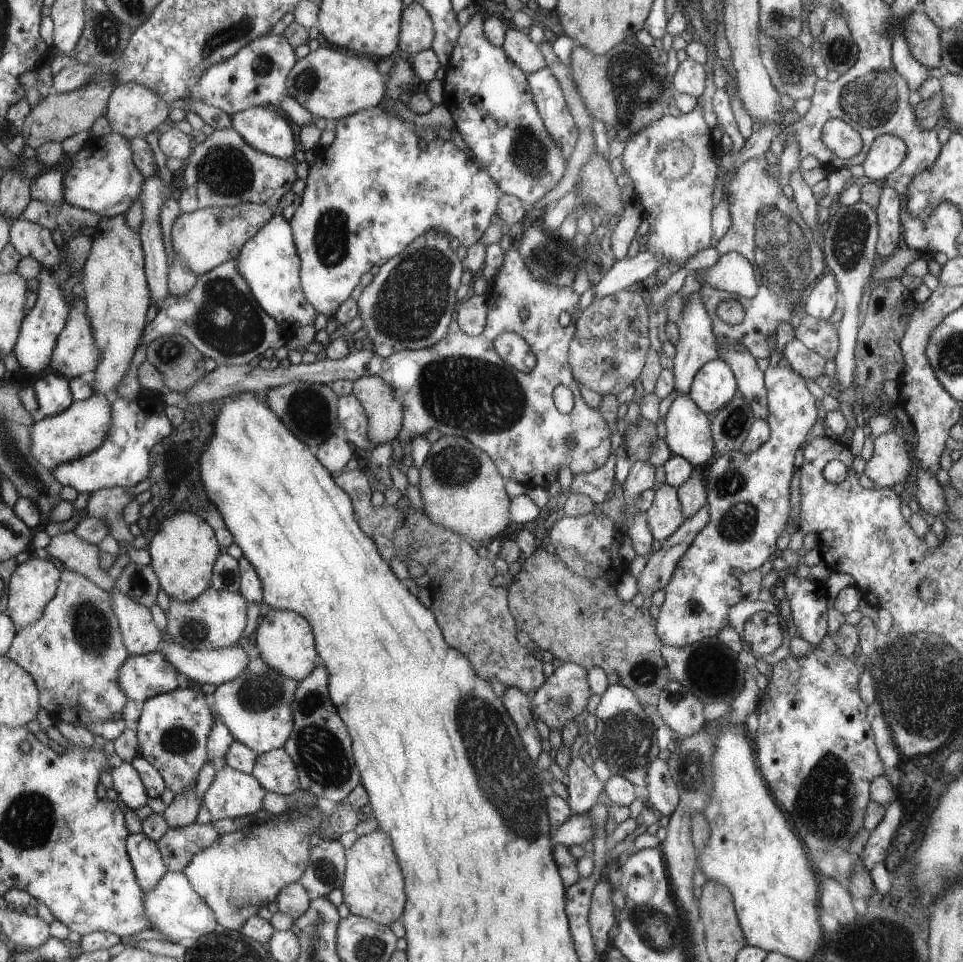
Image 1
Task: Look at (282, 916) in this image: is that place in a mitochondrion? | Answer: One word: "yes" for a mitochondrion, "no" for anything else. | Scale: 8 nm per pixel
no

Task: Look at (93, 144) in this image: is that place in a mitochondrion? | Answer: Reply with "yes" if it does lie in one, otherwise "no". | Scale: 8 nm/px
no

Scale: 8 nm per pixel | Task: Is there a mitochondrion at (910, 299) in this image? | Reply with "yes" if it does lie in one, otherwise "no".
no

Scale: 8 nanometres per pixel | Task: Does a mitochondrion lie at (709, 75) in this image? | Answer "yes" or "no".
no

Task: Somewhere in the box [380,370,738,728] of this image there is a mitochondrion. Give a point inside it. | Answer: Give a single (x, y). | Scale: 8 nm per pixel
(457, 465)

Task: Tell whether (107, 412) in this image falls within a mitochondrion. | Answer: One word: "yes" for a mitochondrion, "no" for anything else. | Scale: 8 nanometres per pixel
no

